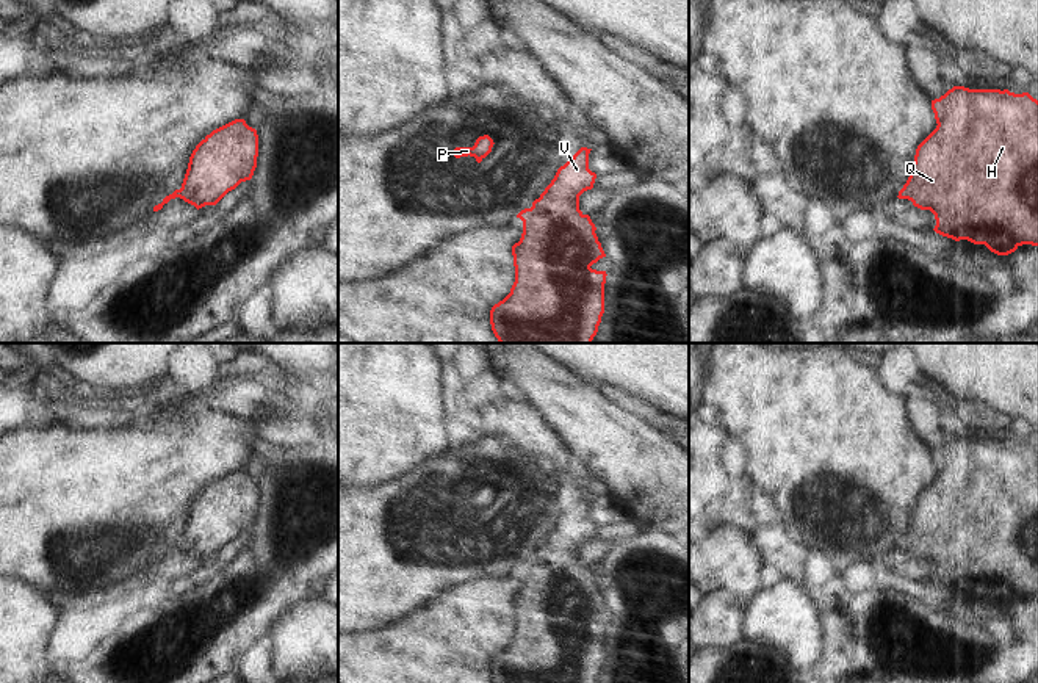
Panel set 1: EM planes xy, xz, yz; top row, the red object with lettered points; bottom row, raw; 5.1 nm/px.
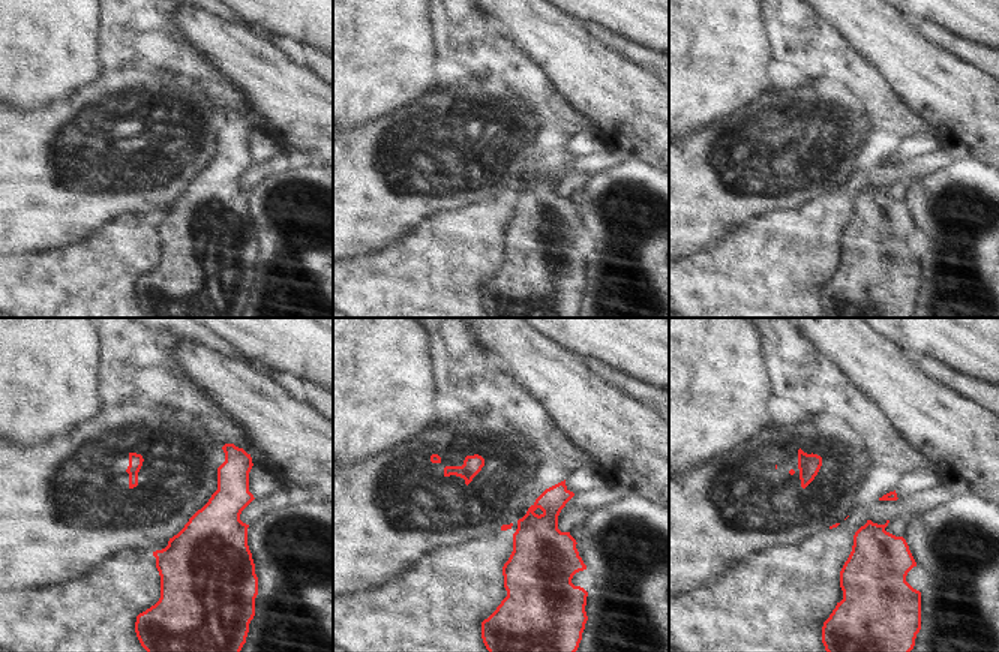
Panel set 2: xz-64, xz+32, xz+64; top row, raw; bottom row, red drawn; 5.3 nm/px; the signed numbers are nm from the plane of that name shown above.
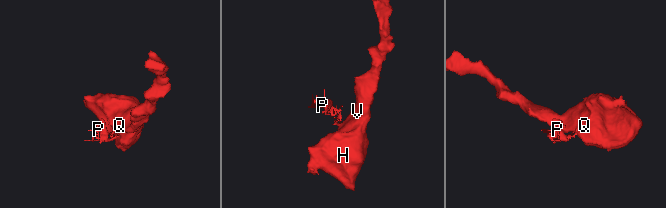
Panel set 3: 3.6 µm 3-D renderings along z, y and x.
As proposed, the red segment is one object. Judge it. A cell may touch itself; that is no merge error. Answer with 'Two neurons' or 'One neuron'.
Two neurons.

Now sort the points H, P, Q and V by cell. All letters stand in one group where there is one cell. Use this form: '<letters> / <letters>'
H Q V / P

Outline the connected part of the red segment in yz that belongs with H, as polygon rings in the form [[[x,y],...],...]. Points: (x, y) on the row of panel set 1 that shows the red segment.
[[[953,86],[932,100],[936,128],[917,146],[910,177],[899,191],[921,210],[935,215],[935,232],[955,241],[985,244],[1008,255],[1022,244],[1038,246],[1038,100],[1029,92]]]

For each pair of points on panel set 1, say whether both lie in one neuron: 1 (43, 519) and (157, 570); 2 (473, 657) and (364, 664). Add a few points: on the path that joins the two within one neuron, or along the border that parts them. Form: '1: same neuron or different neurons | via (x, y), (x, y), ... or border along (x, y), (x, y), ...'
1: different neurons | border along (177, 547), (116, 585)
2: same neuron | via (446, 657), (440, 657), (432, 664), (390, 664)

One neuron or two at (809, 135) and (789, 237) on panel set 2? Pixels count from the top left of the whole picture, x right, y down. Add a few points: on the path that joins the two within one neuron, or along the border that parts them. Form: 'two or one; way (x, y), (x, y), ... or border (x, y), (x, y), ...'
two; border (828, 194), (794, 207), (765, 210), (761, 215)

